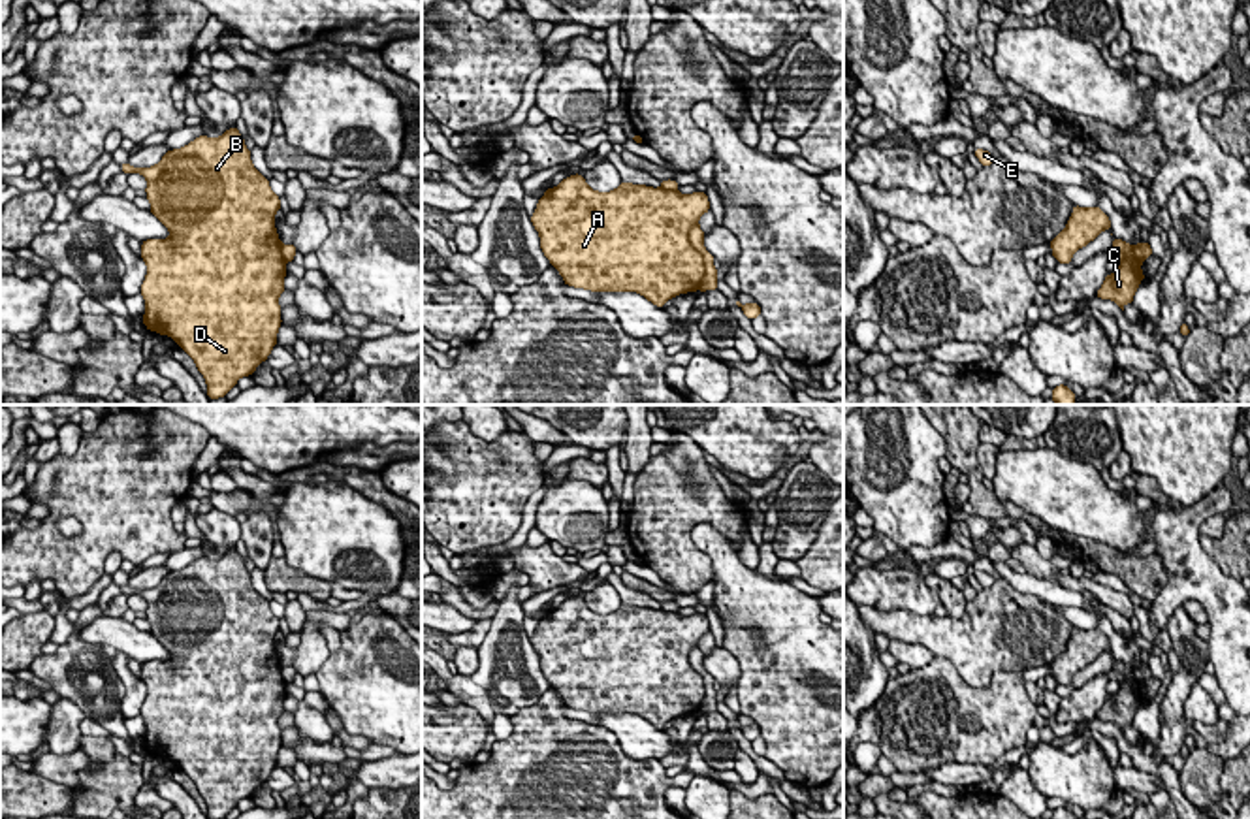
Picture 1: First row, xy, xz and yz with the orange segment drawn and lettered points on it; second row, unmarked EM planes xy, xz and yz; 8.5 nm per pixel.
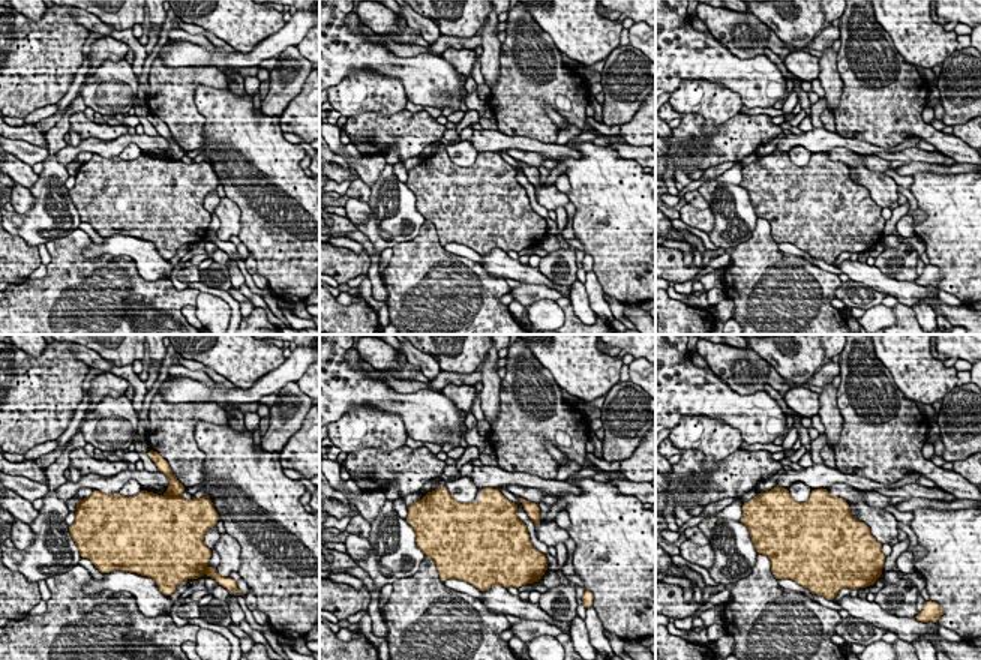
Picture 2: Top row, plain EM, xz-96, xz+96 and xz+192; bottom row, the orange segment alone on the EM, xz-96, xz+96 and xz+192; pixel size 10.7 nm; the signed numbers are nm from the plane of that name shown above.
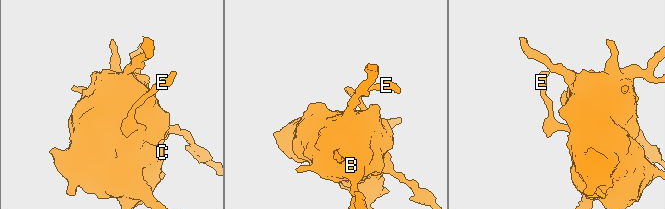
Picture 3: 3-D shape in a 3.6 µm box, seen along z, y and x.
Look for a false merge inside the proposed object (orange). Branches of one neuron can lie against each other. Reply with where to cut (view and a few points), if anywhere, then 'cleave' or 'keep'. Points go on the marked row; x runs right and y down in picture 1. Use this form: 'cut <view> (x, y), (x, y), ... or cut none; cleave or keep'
cut xz (693, 223), (689, 243), (703, 256), (705, 264), (699, 289); cleave

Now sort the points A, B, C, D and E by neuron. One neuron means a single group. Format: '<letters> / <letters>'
A B C D / E

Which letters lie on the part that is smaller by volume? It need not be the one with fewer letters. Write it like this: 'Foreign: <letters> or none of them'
Foreign: E

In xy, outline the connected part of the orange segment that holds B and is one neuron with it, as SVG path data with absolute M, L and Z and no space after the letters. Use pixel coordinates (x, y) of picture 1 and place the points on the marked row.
M233 126L220 137L200 136L183 149L168 151L156 166L120 171L147 179L151 213L169 230L168 239L147 239L139 256L147 264L141 284L149 331L168 335L194 360L207 382L207 397L218 399L267 360L282 324L279 296L286 262L275 228L279 196L250 160Z

